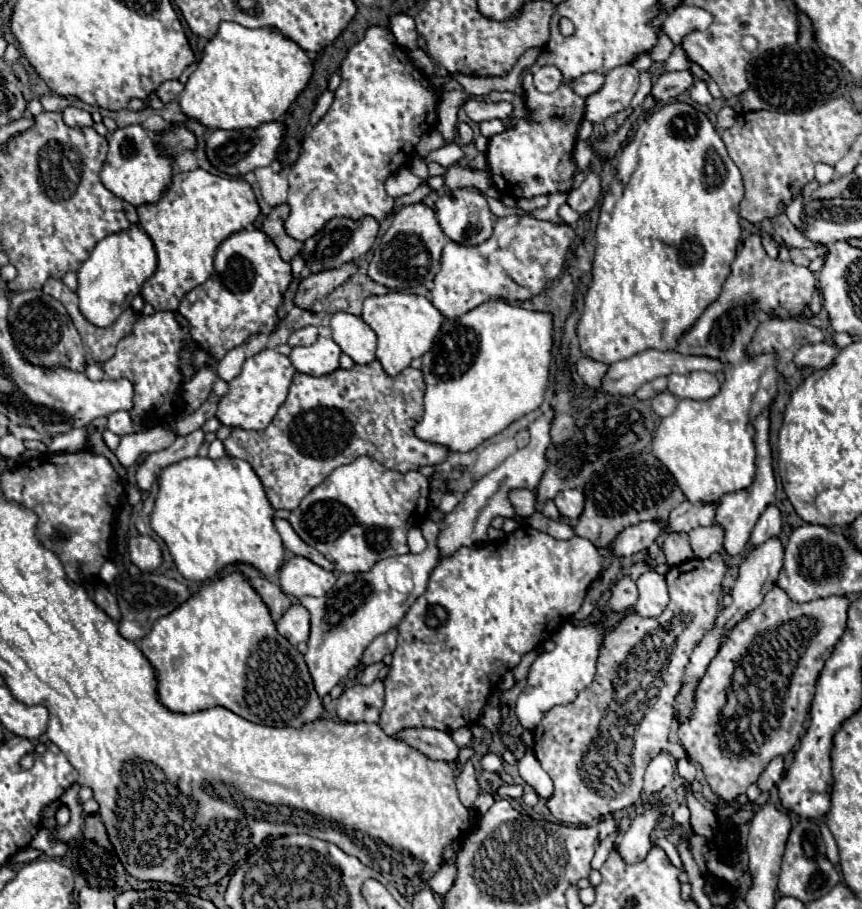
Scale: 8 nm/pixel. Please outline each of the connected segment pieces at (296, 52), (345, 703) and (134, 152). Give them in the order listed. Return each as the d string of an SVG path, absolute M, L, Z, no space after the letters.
M223 21L215 37L205 45L197 69L191 73L183 93L179 95L179 103L187 117L201 121L209 129L259 127L261 123L277 121L289 109L295 97L305 89L311 75L313 61L309 59L309 55L295 41L289 41L289 37L277 33L277 29L249 29L239 23Z
M375 679L373 685L363 687L355 685L351 689L345 689L341 697L337 699L337 715L343 721L365 721L365 723L377 723L379 713L383 707L383 681Z
M129 125L117 129L109 137L109 153L99 177L101 183L123 201L135 207L143 203L157 203L161 195L167 191L171 175L173 175L173 161L159 157L155 143L147 137L141 125Z

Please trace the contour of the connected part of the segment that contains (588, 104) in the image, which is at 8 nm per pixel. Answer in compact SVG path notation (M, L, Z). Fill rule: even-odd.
M633 65L615 67L605 75L605 85L585 99L585 119L603 123L607 117L629 107L639 87L639 71Z

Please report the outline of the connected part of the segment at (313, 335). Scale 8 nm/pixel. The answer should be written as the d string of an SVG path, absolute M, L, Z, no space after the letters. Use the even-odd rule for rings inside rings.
M303 327L303 329L295 331L289 337L289 347L305 347L305 345L311 345L317 339L317 335L319 335L317 327Z

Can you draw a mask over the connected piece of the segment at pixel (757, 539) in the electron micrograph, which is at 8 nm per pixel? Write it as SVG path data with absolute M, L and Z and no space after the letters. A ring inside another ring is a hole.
M769 505L765 513L761 513L761 517L757 519L757 525L751 533L751 543L753 547L757 547L769 537L777 537L779 533L781 533L781 511L775 505Z

